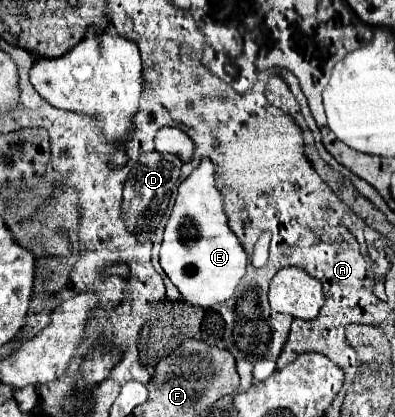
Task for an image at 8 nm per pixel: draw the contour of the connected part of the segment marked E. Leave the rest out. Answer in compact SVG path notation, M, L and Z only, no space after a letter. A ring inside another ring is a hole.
M203 159L201 165L179 185L171 217L165 225L161 267L171 283L179 289L185 303L209 309L233 297L245 275L247 263L249 255L241 247L241 241L235 237L235 233L229 229L213 163Z

